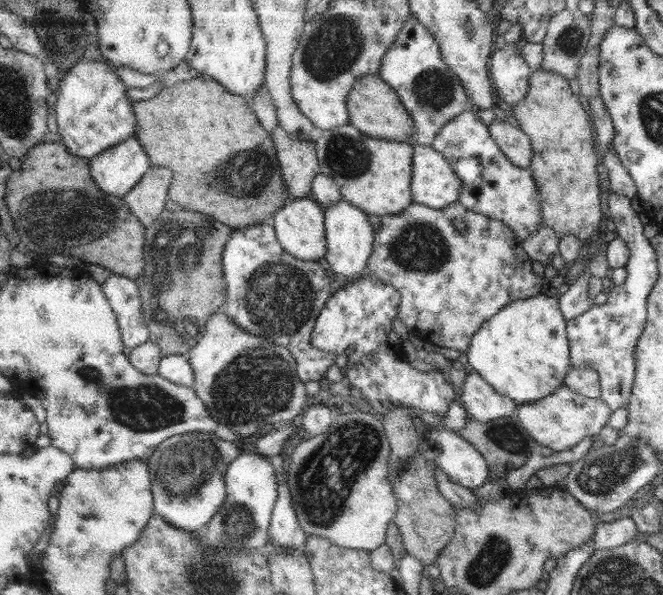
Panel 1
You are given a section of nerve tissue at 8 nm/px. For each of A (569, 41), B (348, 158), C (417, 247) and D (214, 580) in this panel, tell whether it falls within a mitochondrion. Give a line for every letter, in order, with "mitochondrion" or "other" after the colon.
A: mitochondrion
B: mitochondrion
C: mitochondrion
D: mitochondrion

